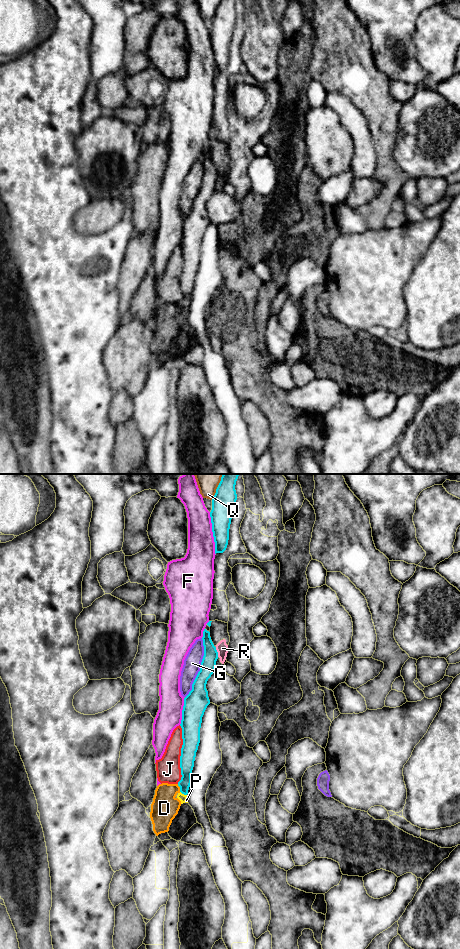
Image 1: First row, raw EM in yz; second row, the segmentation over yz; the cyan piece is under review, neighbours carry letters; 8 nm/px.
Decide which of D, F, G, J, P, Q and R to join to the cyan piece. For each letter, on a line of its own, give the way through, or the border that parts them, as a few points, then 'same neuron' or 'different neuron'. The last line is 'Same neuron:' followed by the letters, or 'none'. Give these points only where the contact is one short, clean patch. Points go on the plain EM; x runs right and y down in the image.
D: different neuron
F: different neuron
G: different neuron
J: different neuron
P: along yz (180, 311), (186, 315) | different neuron
Q: different neuron
R: along yz (215, 167), (218, 176) | different neuron
Same neuron: none

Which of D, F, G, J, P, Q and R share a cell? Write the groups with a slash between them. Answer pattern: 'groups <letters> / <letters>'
groups D P / F / G / J / Q / R

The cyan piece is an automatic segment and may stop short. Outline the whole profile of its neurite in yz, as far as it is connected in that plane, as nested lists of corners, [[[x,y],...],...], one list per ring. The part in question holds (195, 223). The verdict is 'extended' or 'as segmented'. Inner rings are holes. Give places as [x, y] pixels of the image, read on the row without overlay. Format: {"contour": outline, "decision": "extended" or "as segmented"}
{"contour": [[[203,151],[204,176],[201,182],[200,191],[198,192],[193,204],[192,210],[184,218],[184,226],[182,230],[182,259],[180,288],[181,300],[178,302],[180,312],[184,315],[188,314],[191,304],[191,294],[194,287],[196,272],[200,263],[200,248],[202,237],[207,226],[210,224],[206,204],[213,192],[216,190],[216,181],[218,172],[214,166],[210,152]]], "decision": "as segmented"}

